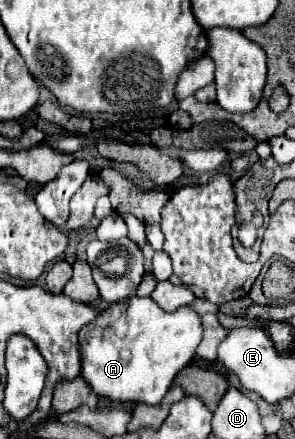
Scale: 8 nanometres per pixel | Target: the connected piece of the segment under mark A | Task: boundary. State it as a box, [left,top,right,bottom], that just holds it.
[80,297,202,405]

